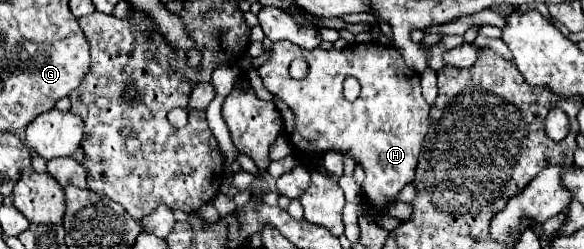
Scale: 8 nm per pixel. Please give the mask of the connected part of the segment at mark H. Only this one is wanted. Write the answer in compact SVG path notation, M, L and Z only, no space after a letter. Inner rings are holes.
M276 41L270 47L270 59L258 67L258 75L264 87L272 95L280 97L294 113L296 125L290 135L290 145L294 147L294 157L300 161L300 165L310 165L318 161L330 149L354 157L354 161L366 173L364 199L376 203L376 207L382 207L382 211L388 209L392 201L396 201L398 193L406 183L412 183L422 141L428 133L430 107L420 93L420 75L414 69L410 69L408 75L408 65L404 63L396 47L380 45L372 41L372 43L350 45L344 51L336 51L336 49L326 51L320 47L314 51L306 51L290 41ZM296 57L304 57L308 61L308 75L304 79L292 79L288 73L288 67ZM346 77L356 77L362 85L362 93L354 103L346 101L342 95L342 83Z

